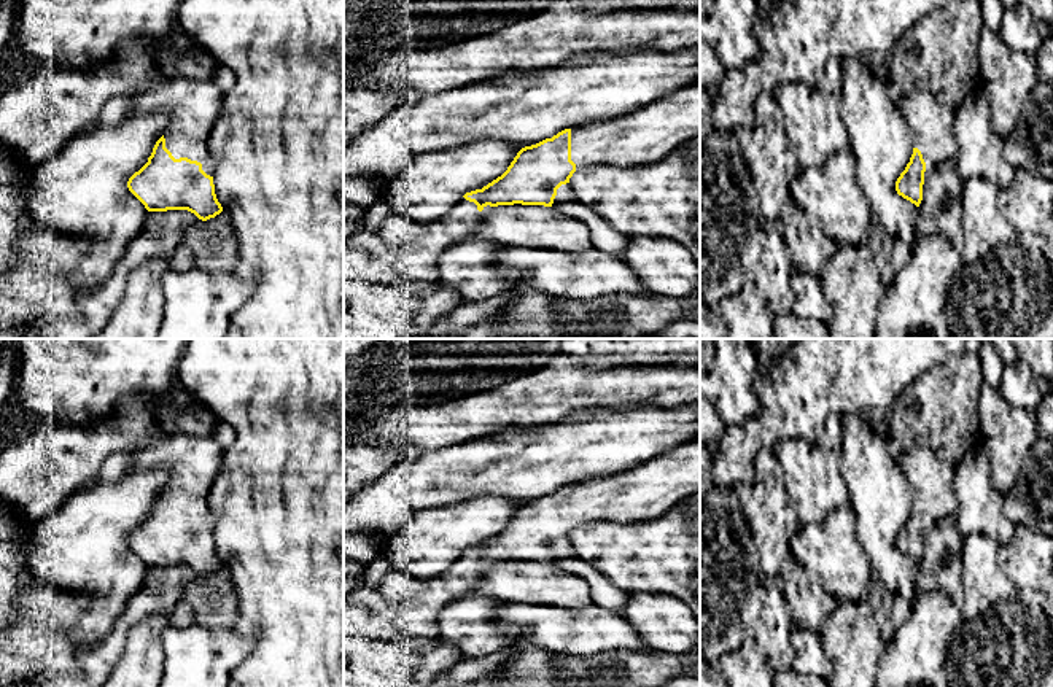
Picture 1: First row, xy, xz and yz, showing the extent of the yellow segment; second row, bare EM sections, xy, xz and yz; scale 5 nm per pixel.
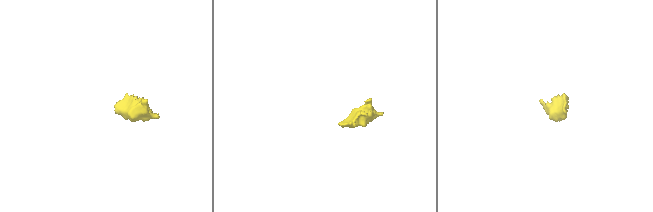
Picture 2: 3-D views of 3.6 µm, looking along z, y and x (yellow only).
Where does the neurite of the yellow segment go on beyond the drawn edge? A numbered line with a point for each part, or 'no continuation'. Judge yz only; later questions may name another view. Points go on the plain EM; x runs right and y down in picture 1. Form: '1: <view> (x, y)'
1: yz (932, 481)

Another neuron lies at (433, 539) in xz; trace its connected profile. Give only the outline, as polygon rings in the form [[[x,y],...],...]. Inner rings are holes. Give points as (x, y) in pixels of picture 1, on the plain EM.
[[[487,495],[420,510],[390,538],[383,555],[396,571],[412,577],[428,580],[444,576],[466,549],[482,545],[501,533],[520,506]]]

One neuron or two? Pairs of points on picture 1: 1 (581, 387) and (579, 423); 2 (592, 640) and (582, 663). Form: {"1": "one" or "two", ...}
{"1": "two", "2": "two"}

